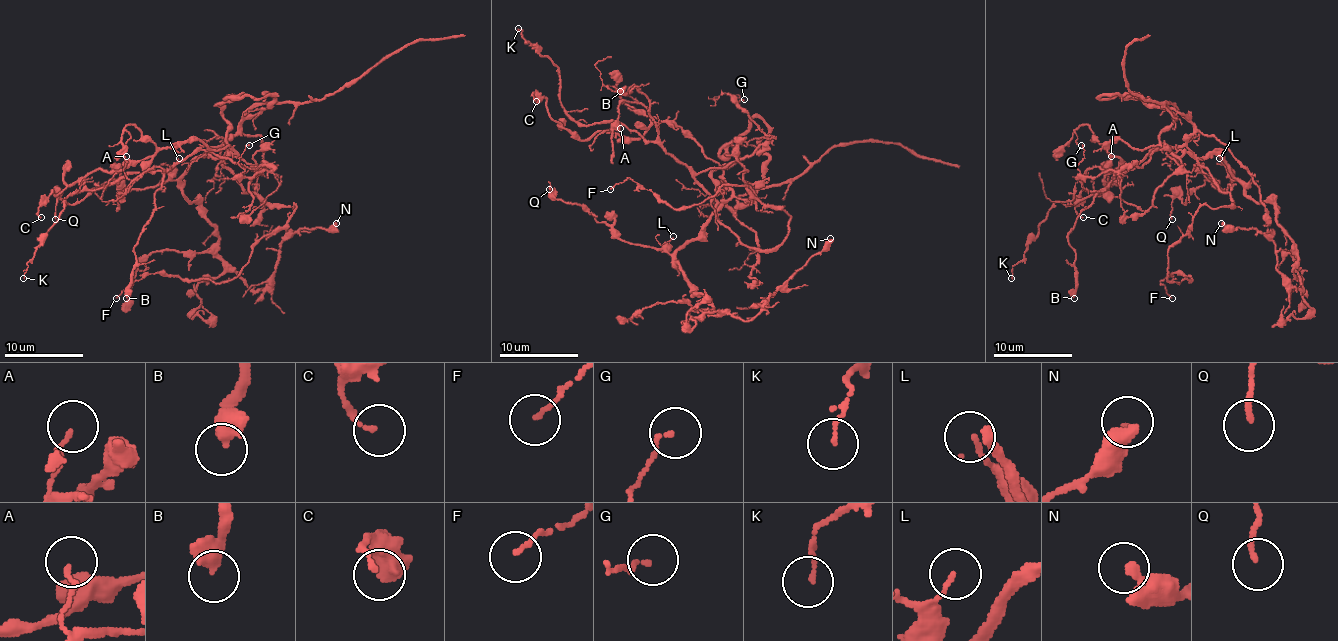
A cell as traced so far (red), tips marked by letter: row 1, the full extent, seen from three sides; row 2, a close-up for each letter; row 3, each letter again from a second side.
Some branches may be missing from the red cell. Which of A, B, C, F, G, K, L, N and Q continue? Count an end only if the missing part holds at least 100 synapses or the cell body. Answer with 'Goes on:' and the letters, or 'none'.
Goes on: none

